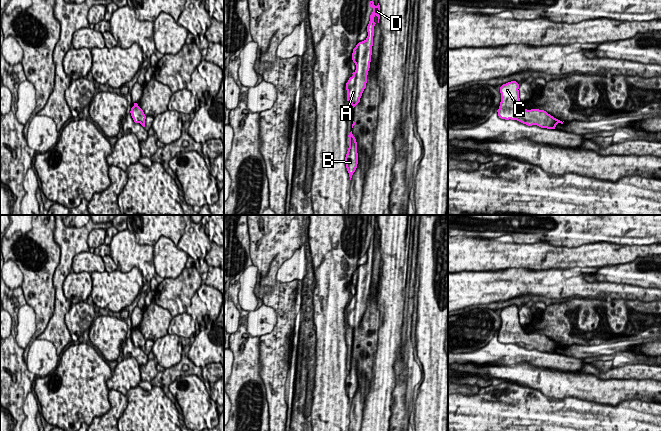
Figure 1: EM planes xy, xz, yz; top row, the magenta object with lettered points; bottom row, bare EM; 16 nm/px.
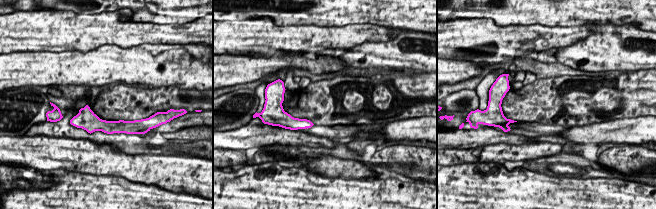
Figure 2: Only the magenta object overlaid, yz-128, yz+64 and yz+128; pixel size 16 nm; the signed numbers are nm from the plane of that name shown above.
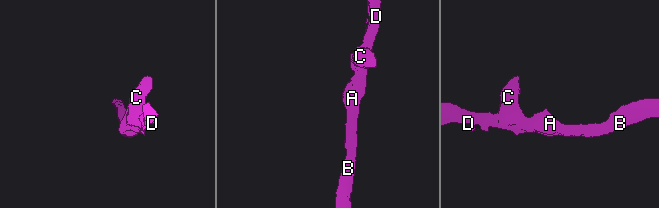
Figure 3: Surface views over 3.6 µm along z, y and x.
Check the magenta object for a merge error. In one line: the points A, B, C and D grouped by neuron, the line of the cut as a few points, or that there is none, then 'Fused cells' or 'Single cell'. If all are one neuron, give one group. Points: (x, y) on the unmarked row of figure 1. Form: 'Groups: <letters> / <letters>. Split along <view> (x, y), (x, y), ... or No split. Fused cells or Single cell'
Groups: A B C D. No split. Single cell

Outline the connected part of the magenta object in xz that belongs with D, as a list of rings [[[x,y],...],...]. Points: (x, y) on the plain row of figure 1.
[[[373,225],[369,226],[370,231],[373,233],[370,239],[370,245],[367,250],[368,260],[367,262],[359,266],[353,273],[352,284],[356,289],[356,294],[352,297],[353,300],[349,302],[346,307],[347,325],[351,327],[353,332],[360,326],[360,322],[364,313],[366,312],[367,299],[370,292],[373,260],[374,260],[374,241],[378,241],[378,247],[380,243],[380,229],[374,229]]]

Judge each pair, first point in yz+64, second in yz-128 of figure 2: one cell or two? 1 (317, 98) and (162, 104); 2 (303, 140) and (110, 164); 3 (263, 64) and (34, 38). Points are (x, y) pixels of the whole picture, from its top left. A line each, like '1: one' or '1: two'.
1: one
2: two
3: two

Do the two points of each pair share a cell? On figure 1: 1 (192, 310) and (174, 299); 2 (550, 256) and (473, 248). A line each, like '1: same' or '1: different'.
1: different
2: same

